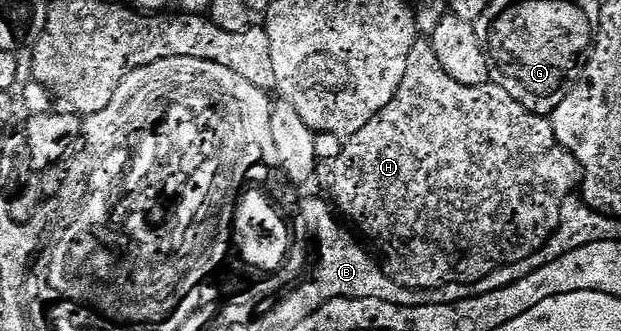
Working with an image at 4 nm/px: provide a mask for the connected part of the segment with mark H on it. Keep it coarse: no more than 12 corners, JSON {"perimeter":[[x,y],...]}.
{"perimeter":[[418,39],[317,164],[411,289],[534,255],[582,180],[547,116]]}

